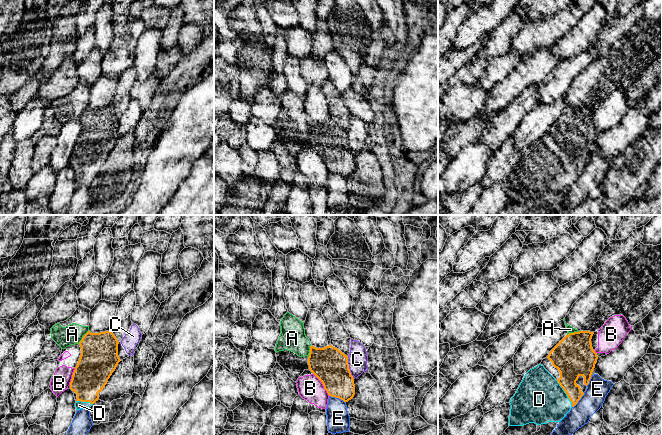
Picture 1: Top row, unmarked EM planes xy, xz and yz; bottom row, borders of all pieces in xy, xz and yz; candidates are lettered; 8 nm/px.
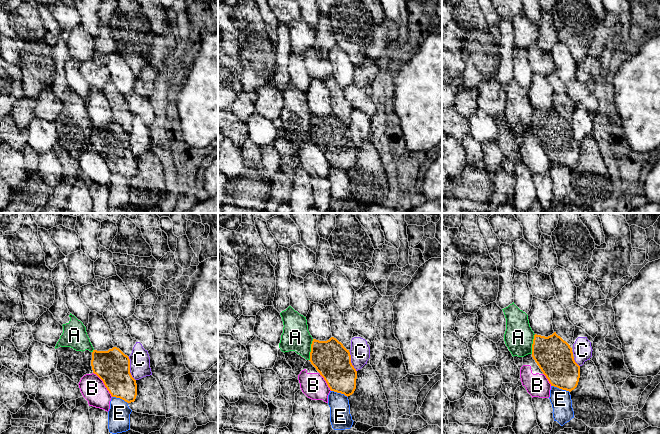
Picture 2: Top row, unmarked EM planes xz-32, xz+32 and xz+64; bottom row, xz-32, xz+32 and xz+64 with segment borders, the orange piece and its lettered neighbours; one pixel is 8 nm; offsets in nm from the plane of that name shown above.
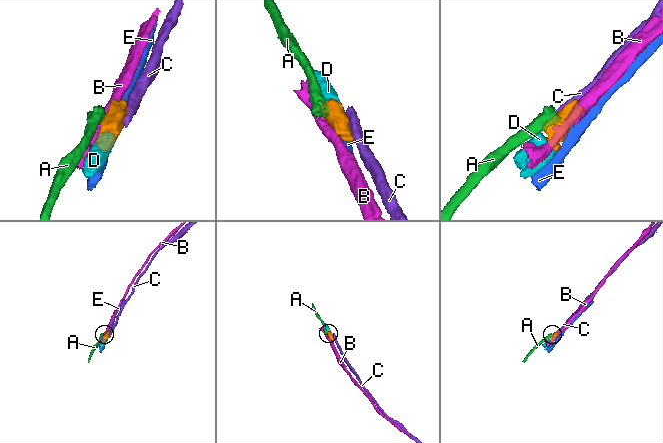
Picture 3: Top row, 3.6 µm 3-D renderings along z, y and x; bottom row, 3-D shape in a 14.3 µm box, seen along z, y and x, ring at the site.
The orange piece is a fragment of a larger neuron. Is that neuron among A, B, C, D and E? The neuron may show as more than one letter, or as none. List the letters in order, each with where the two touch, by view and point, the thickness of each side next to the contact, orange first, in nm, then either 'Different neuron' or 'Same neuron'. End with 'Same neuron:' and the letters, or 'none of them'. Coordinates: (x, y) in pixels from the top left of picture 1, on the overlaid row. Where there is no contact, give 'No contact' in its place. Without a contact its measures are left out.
A: Touches orange at xy (83, 337). Thickness 300 nm (orange) against 160 nm. Different neuron
B: Touches orange at xz (322, 383). Thickness 280 nm (orange) against 200 nm. Different neuron
C: Touches orange at xz (348, 367). Thickness 280 nm (orange) against 160 nm. Different neuron
D: Touches orange at yz (565, 392). Thickness 260 nm (orange) against 380 nm. Same neuron
E: Touches orange at xz (337, 397). Thickness 280 nm (orange) against 190 nm. Different neuron
Same neuron: D

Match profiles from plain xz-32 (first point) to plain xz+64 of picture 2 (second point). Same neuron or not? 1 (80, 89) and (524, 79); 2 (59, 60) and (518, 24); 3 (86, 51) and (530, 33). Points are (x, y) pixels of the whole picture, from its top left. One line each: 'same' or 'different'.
1: same
2: different
3: same

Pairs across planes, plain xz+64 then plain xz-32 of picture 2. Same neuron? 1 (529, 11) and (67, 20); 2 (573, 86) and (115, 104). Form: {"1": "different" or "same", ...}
{"1": "different", "2": "different"}

